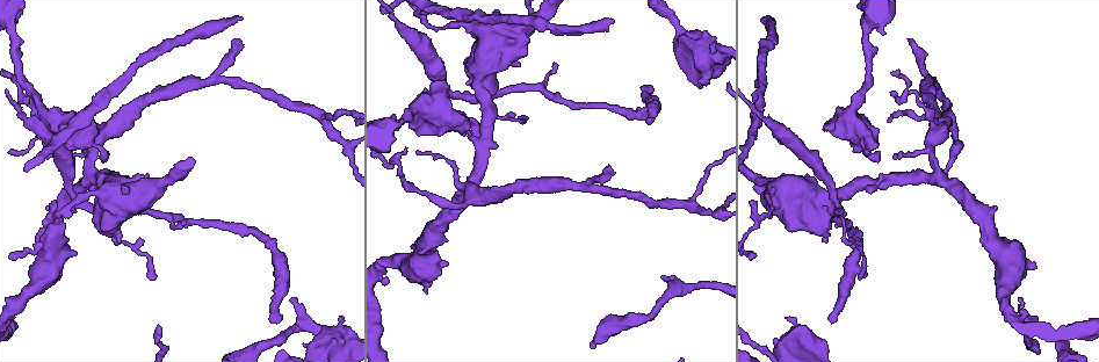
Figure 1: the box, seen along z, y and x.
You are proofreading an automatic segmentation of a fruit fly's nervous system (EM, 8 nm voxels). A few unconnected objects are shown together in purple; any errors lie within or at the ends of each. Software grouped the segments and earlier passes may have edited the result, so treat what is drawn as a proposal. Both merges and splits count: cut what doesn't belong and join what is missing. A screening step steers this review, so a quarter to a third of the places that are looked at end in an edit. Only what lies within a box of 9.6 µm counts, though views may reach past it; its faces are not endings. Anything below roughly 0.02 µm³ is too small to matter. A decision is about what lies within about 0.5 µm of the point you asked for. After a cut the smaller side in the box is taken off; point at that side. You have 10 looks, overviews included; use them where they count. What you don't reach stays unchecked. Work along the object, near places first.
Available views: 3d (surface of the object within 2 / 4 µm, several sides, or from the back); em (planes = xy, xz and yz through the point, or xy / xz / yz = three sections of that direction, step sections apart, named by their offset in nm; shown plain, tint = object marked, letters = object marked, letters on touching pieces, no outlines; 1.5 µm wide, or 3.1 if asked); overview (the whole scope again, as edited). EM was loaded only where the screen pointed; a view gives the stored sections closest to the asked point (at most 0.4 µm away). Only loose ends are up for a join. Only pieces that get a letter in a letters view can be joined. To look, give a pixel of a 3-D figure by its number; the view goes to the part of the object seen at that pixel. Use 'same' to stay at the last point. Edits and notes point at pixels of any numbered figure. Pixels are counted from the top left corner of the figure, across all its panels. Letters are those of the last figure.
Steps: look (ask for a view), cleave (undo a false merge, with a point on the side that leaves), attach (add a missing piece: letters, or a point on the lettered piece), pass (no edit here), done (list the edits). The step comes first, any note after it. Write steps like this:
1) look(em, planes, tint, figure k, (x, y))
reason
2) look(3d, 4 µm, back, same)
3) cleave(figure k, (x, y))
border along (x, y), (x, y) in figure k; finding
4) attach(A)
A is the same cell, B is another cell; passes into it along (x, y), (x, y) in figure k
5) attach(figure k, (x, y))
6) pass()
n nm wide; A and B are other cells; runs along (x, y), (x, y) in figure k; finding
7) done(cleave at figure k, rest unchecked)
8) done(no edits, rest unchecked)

look(3d, 2 µm, figure 1, (239, 16))
branch stops here

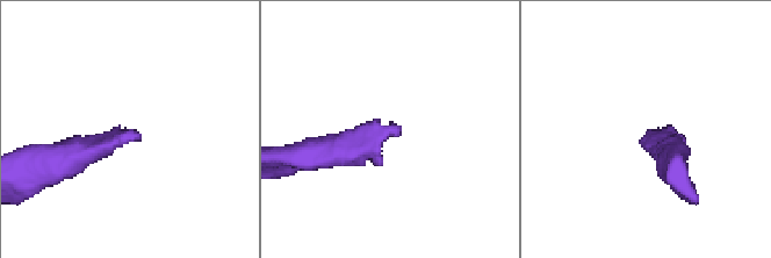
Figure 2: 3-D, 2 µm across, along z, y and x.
look(em, planes, tint, figure 2, (652, 130))
need the tissue

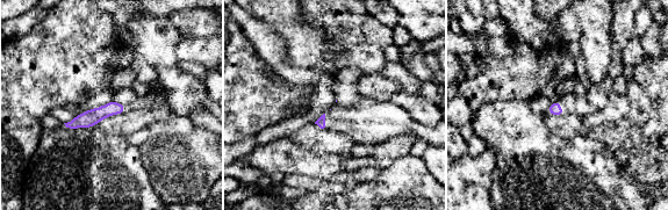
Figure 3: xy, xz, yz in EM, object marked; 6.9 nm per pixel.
look(em, planes, letters, same)
see the neighbours

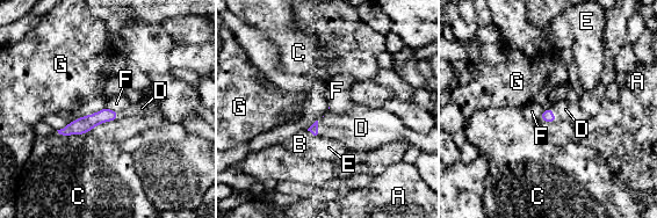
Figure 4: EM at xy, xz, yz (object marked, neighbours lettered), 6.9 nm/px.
attach(D)
D is the same cell, A, B, C, E, F and G are other cells; passes into it along (84, 124), (117, 115), (142, 108) in figure 4; the neuron continues

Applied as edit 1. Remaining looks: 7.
look(overview)
redraw

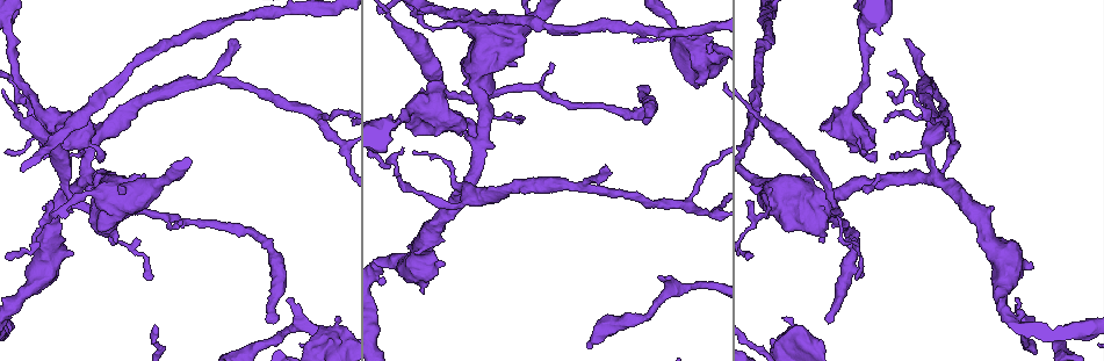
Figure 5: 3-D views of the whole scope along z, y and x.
look(3d, 4 µm, figure 5, (236, 38))

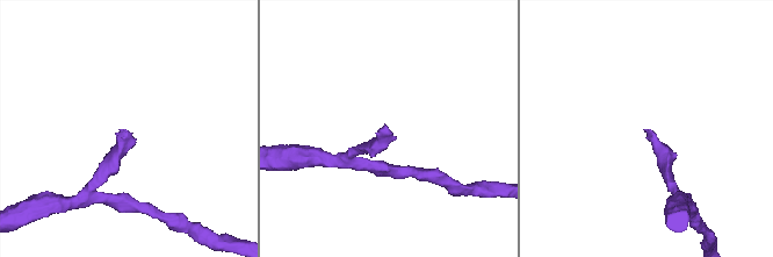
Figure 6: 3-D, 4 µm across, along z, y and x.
look(em, planes, letters, figure 6, (386, 127))

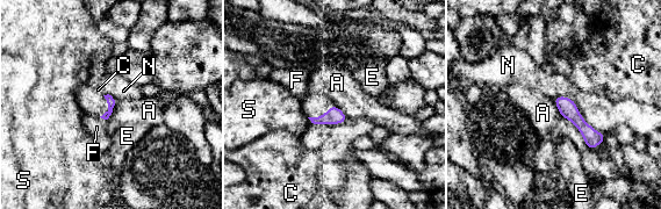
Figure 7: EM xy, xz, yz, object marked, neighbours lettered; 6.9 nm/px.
attach(N)
N is the same cell, A, C, E, F and S are other cells; the neuron continues

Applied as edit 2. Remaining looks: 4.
look(em, planes, letters, figure 5, (873, 153))
free end

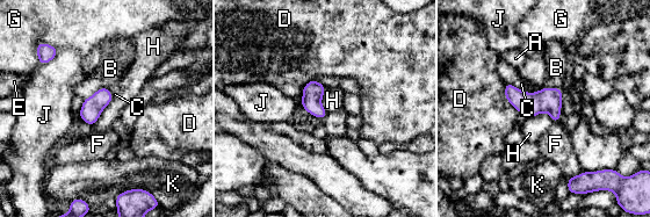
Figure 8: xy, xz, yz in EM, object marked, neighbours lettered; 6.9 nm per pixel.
pass()
A, B, C, D, E, F, G, H, J and K are other cells; border along (505, 81), (520, 89), (535, 92) in figure 8; no lettered piece goes on from it

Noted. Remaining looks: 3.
look(em, planes, letters, figure 5, (690, 51))
branch stops here

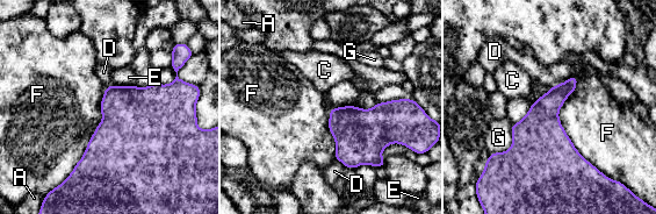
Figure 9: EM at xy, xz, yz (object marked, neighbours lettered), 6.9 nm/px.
pass()
420 nm wide; A, C, D, E, F and G are other cells; border along (574, 75), (559, 121), (618, 180) in figure 9; none of them fits

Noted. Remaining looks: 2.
done(attach at figure 4, attach at figure 7, rest unchecked)

